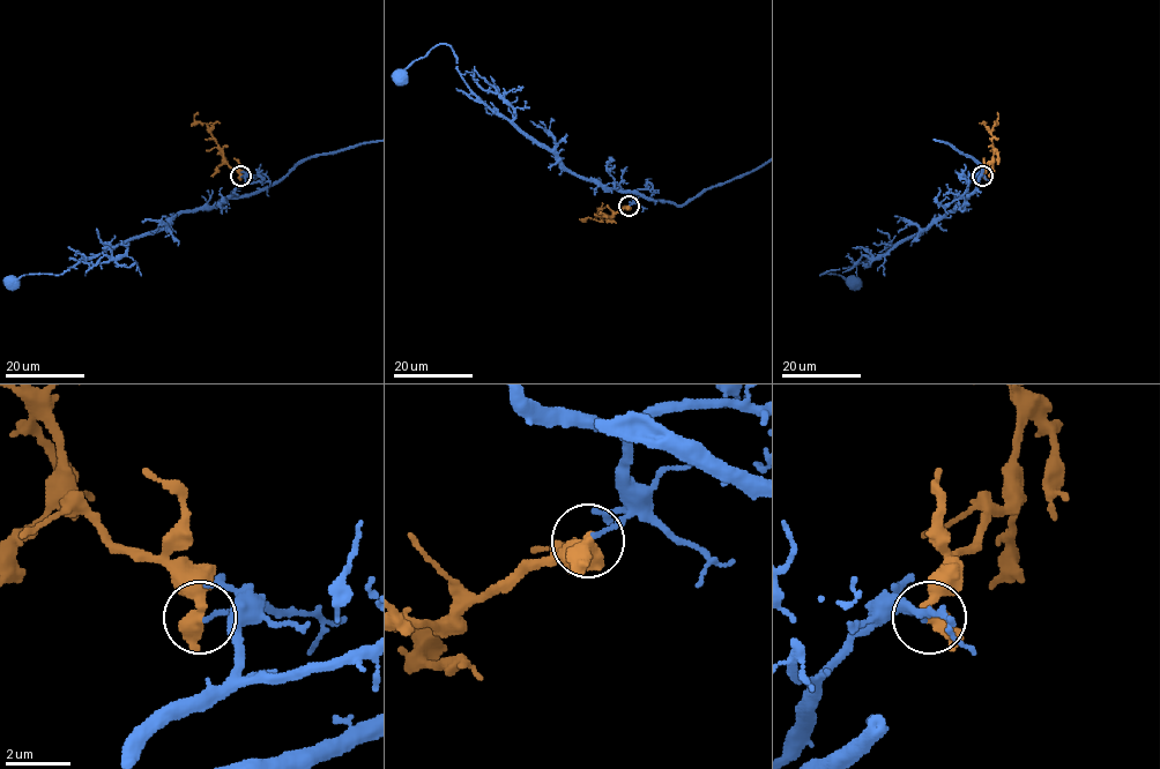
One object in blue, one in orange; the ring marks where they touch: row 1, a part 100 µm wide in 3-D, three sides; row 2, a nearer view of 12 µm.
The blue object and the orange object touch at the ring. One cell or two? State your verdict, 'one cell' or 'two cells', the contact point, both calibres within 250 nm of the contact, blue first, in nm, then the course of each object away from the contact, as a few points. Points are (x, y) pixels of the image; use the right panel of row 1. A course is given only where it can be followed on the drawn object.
two cells; place (982, 176); calibres 130 and 360 nm; course blue (982, 176), (968, 185), (956, 210), (928, 229), (875, 259), (822, 274), (841, 275), (852, 283); course orange (982, 176), (993, 158), (991, 131), (998, 119), (997, 112)

